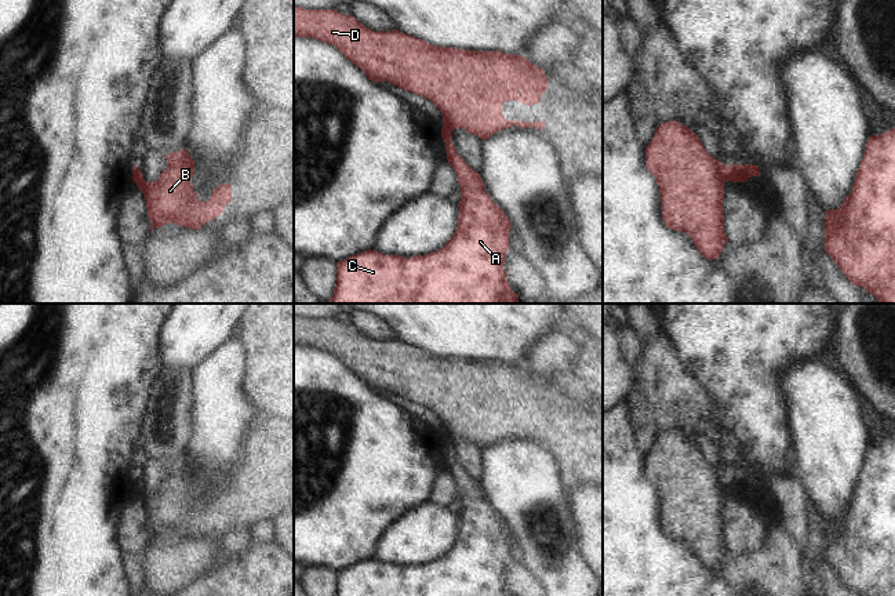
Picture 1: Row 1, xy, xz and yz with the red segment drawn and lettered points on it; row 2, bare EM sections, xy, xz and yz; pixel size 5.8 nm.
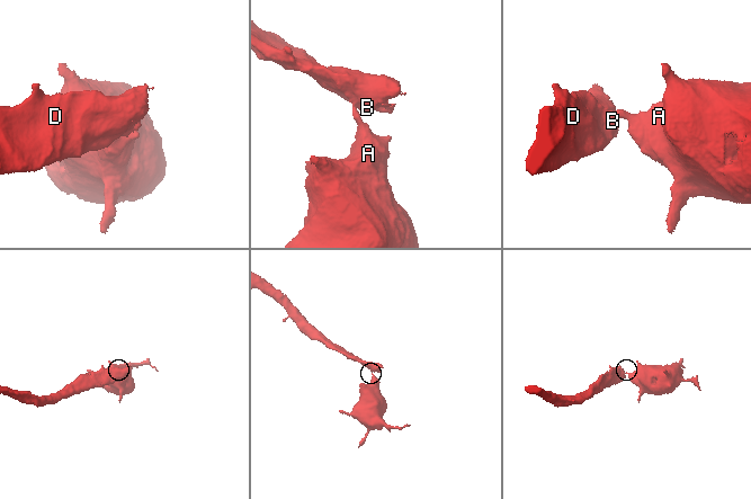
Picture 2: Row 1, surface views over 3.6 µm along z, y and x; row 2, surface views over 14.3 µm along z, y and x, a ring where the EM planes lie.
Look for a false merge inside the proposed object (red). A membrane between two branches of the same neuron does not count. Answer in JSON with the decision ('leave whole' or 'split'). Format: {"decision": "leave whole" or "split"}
{"decision": "split"}

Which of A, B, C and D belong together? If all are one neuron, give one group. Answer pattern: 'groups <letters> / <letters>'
groups A C / B D

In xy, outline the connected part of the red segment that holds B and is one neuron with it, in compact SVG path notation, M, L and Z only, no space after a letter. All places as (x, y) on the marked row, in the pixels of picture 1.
M182 148L179 152L165 155L167 168L156 182L143 178L134 181L143 193L148 217L152 222L150 233L156 228L175 224L200 230L205 222L215 219L232 201L232 188L222 183L212 190L208 201L197 199L190 179L194 175L194 160Z

